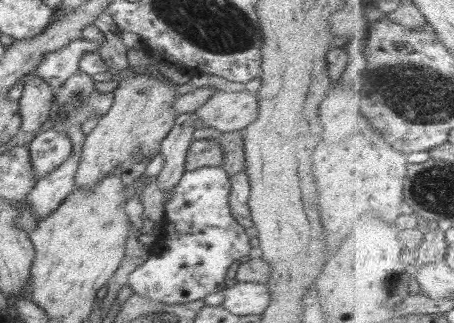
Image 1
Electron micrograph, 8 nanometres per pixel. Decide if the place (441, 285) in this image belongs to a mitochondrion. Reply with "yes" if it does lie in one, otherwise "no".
no

